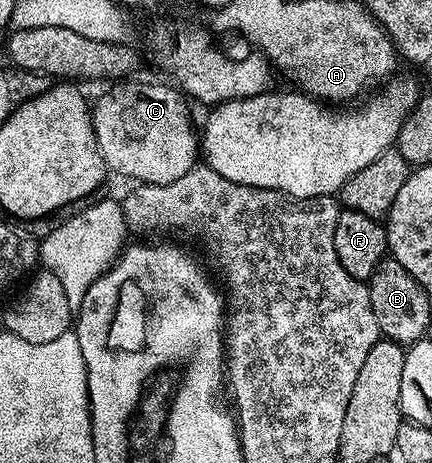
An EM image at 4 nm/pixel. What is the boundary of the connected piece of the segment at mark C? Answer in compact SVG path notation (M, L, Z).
M124 81L112 84L97 101L94 100L91 112L92 127L96 145L106 168L134 182L144 185L166 186L181 179L193 169L199 159L199 141L191 125L191 119L180 90L174 86L159 83L135 83Z

